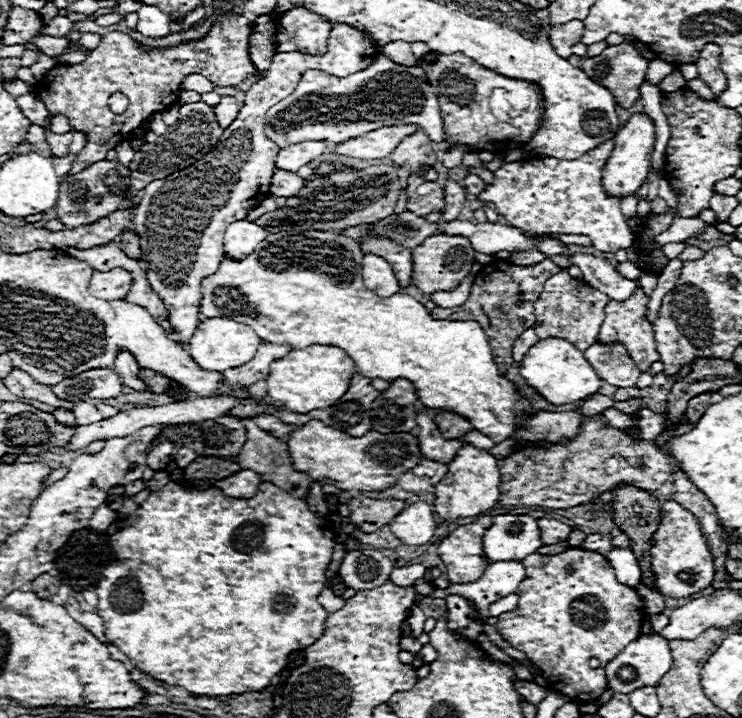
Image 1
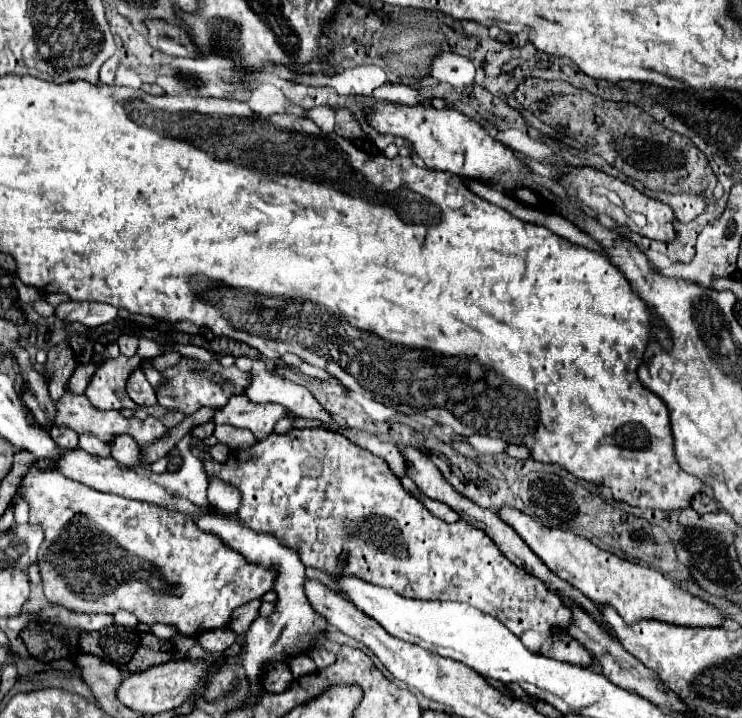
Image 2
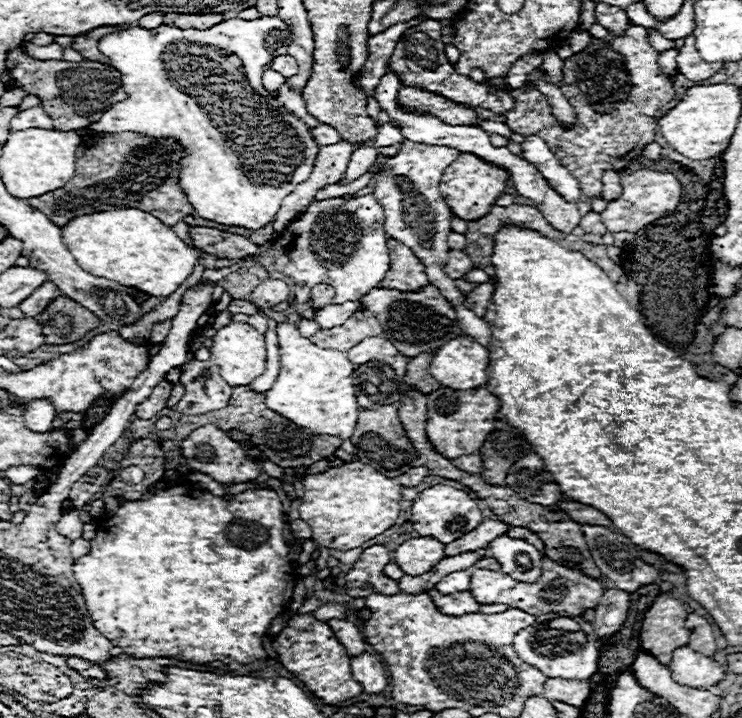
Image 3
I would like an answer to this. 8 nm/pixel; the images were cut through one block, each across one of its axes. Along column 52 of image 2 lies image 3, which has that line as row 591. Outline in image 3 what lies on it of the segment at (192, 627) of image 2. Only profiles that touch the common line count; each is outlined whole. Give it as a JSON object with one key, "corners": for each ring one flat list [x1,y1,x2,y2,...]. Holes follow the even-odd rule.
{"corners":[[542,554,542,576,538,582,518,582,500,570,474,570,470,592,478,604,506,604,510,608,520,608,528,614,542,616,542,614,566,614,570,618,582,616,588,608,594,608,604,592,604,580,590,578,580,570,560,566,552,562,546,554]]}

